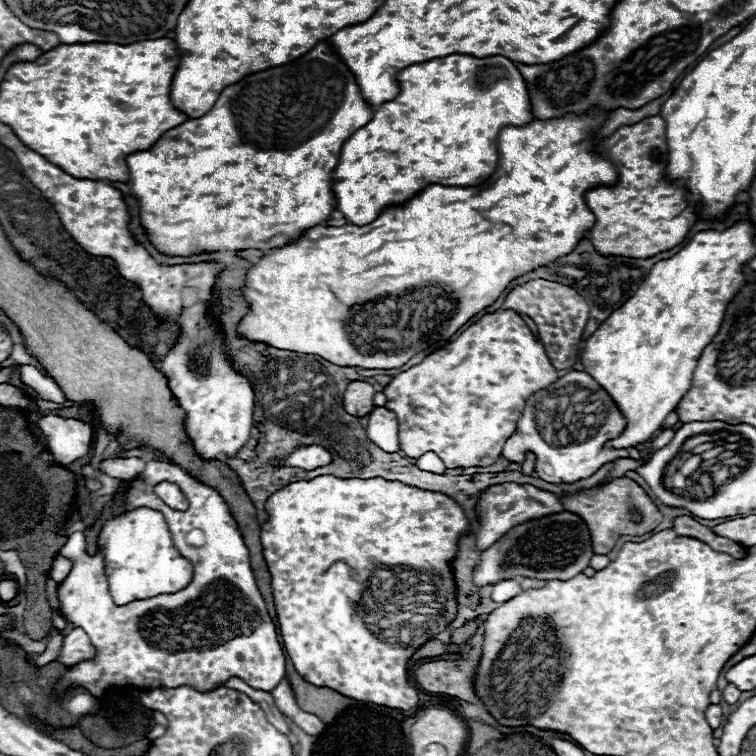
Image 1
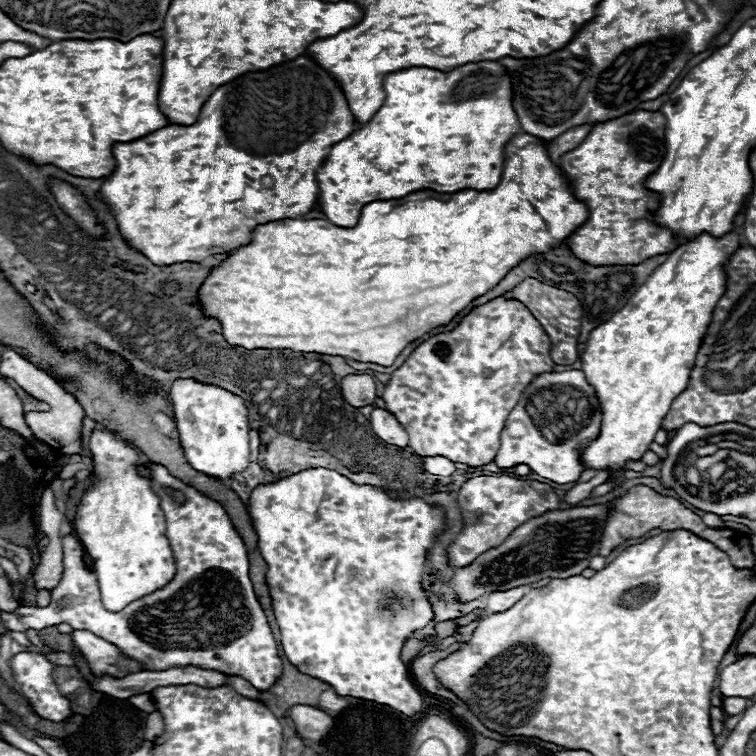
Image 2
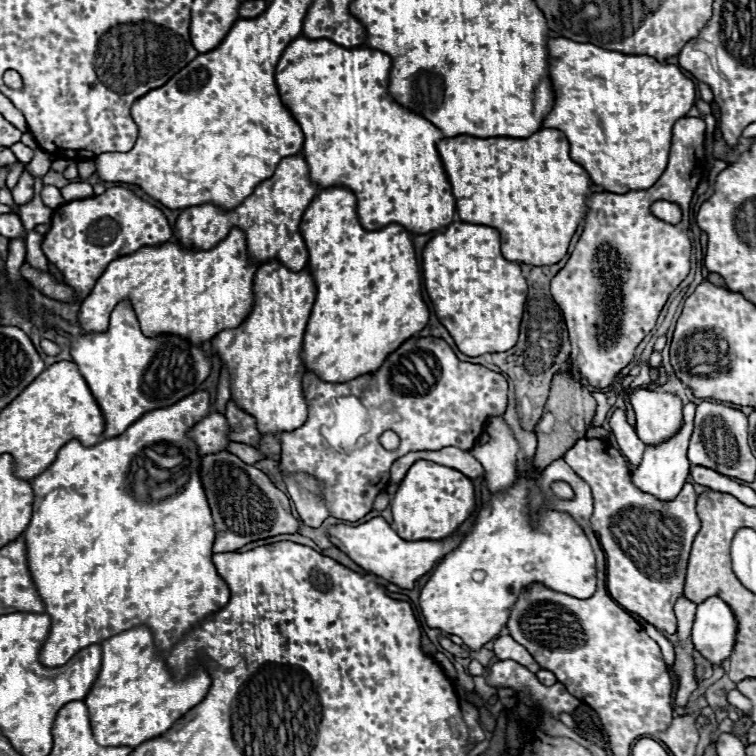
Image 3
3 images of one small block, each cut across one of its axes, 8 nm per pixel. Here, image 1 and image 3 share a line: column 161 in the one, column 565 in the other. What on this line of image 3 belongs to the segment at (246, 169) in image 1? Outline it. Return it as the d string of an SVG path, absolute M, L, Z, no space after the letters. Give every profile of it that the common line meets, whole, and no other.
M542 128L528 138L454 136L438 140L436 148L452 184L458 216L464 222L496 228L502 238L502 256L506 260L530 266L550 266L564 258L576 226L584 220L592 182L586 170L570 158L568 140L560 130Z

